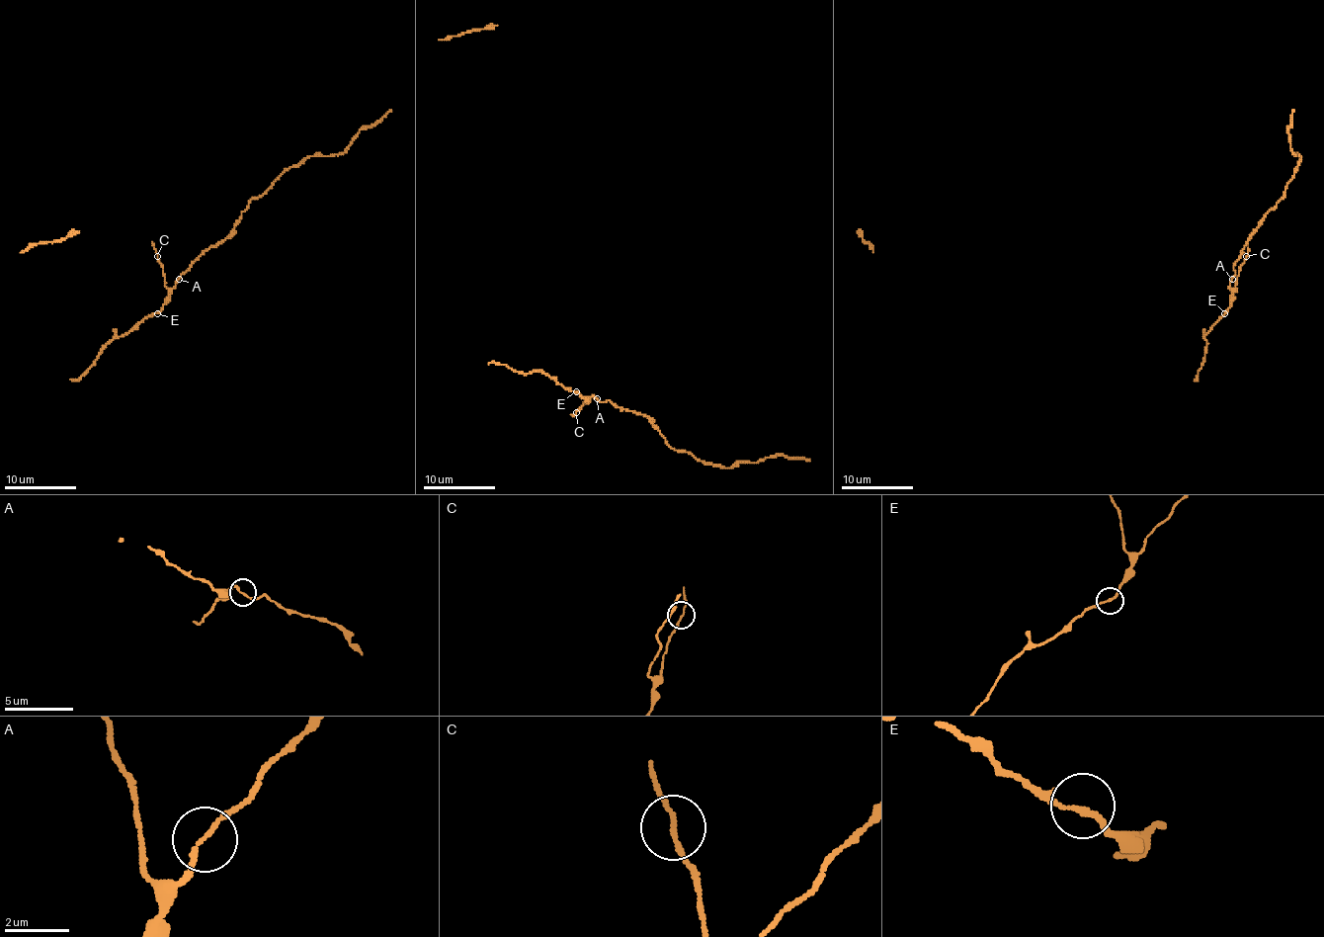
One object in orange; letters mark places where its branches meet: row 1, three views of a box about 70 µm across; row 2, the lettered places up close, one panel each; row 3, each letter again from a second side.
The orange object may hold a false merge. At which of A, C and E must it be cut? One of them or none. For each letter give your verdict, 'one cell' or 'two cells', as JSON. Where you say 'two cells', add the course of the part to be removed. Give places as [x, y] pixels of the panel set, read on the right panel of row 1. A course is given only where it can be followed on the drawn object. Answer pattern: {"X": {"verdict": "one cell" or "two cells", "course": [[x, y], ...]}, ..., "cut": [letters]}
{"A": {"verdict": "one cell"}, "C": {"verdict": "one cell"}, "E": {"verdict": "one cell"}, "cut": []}

